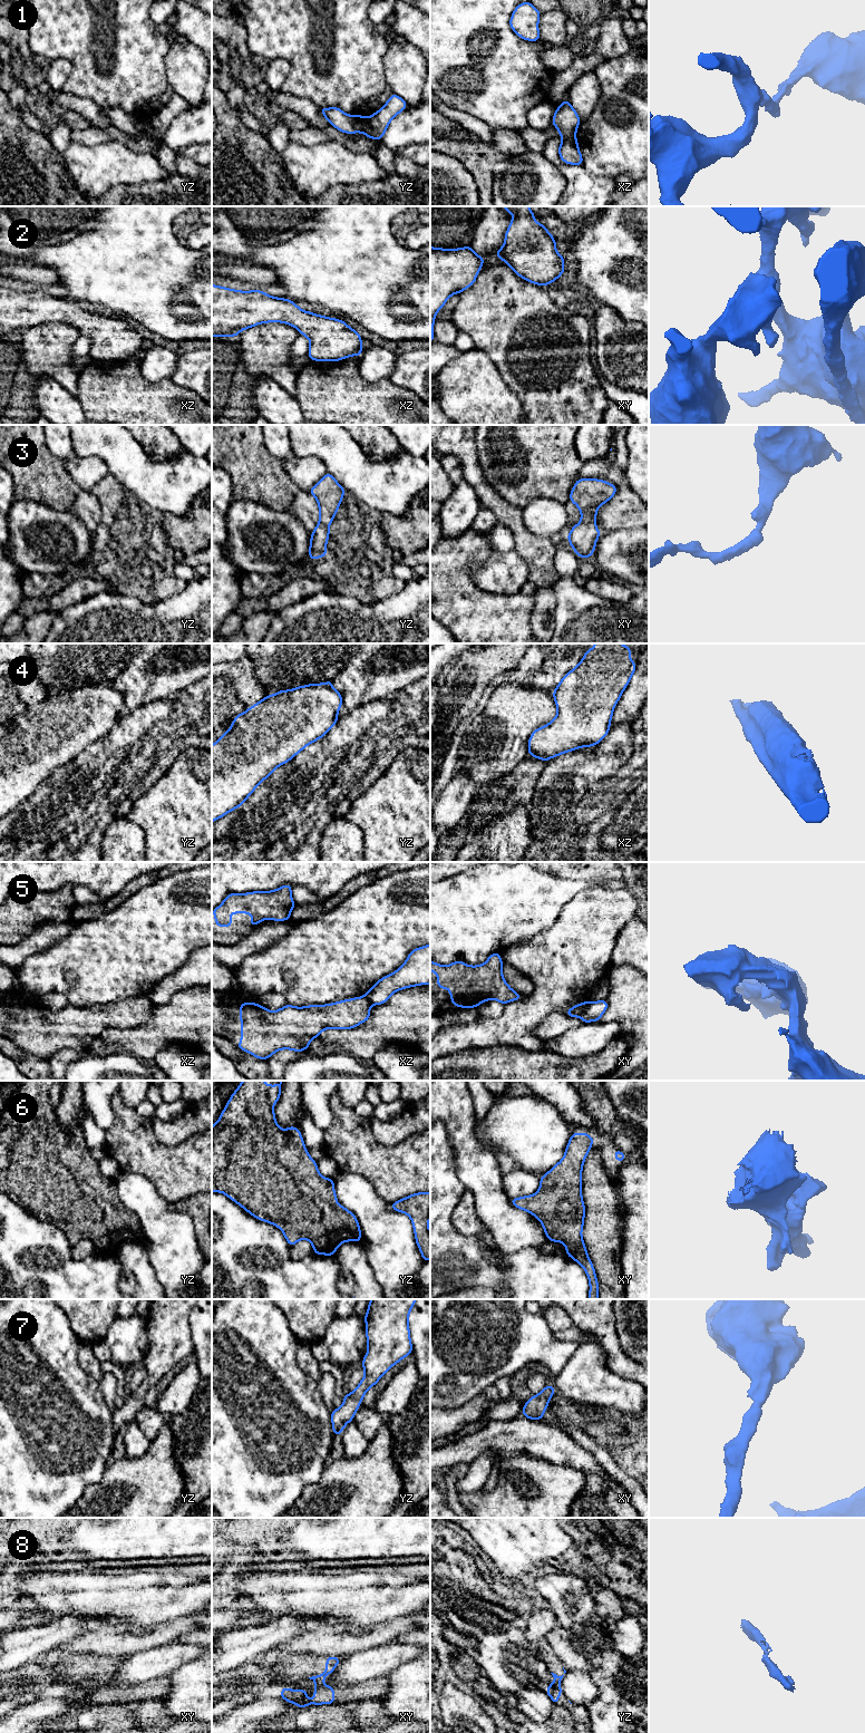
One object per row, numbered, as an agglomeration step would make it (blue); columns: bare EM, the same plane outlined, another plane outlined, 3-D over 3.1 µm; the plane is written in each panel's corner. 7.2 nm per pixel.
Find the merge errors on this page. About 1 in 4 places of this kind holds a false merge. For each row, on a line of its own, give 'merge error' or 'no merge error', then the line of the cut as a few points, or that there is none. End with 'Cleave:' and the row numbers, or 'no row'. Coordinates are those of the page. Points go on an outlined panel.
1: merge error | yz (366, 118), (361, 132)
2: no merge error | no cut
3: no merge error | no cut
4: no merge error | no cut
5: merge error | xy (589, 1003), (580, 1016)
6: no merge error | no cut
7: no merge error | no cut
8: merge error | xy (320, 1681), (314, 1683)
Cleave: 1, 5, 8

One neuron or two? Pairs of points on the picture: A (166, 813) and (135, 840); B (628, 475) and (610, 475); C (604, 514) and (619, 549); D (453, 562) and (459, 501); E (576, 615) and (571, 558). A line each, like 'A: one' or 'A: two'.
A: two
B: one
C: two
D: two
E: one

